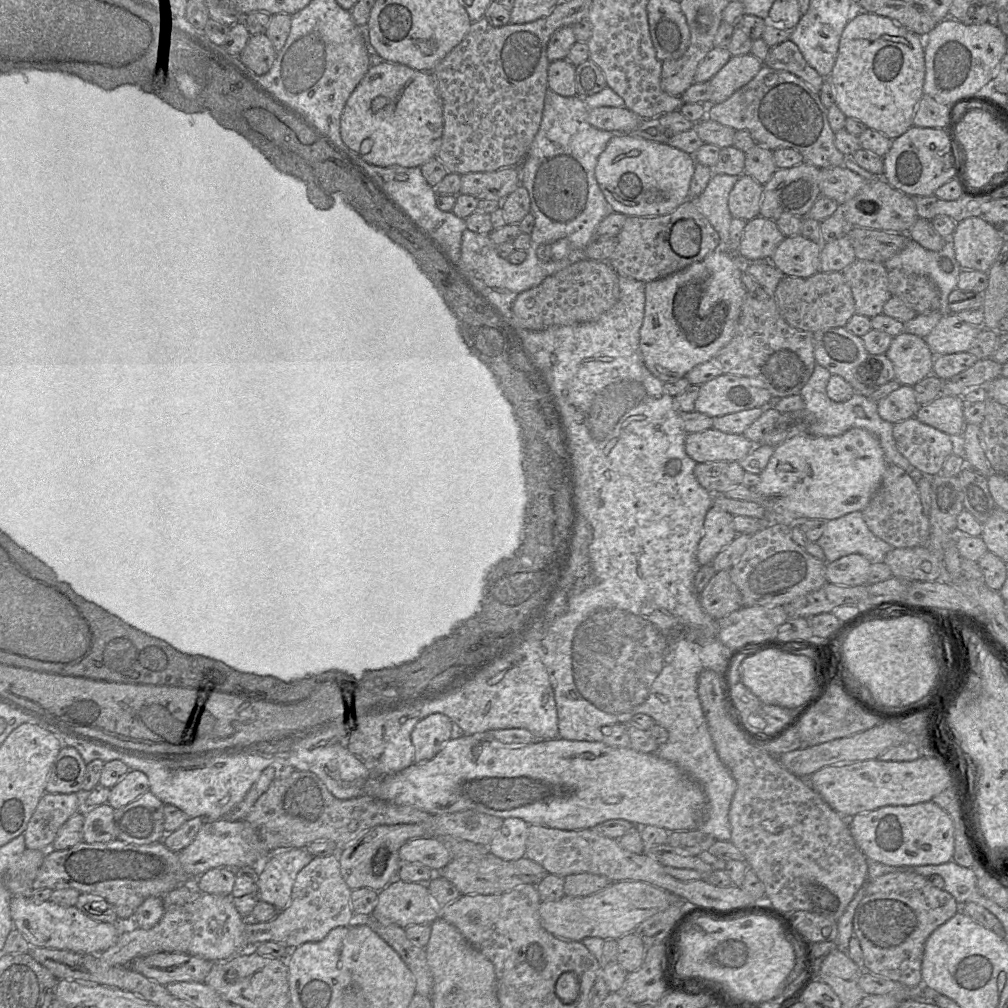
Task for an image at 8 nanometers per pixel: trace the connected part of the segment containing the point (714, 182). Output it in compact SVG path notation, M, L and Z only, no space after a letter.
M713 174L702 194L689 197L717 231L723 247L729 246L728 232L733 218L728 198L739 178L739 175Z

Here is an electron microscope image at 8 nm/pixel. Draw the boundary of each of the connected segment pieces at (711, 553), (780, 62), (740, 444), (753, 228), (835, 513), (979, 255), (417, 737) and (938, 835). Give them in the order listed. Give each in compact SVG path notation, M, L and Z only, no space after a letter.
M713 505L705 516L703 536L697 549L698 564L703 566L711 563L737 535L733 515Z
M791 40L770 47L763 65L790 72L805 81L815 91L820 91L824 81L824 78L806 62L797 45Z
M714 428L688 433L685 439L686 452L696 463L739 462L755 446L742 434L728 434Z
M759 215L747 221L737 254L748 260L770 260L784 238L774 220Z
M851 428L840 436L824 437L824 436L813 436L807 433L798 434L790 439L785 440L783 443L778 444L774 447L774 452L766 466L766 468L759 474L760 482L755 488L750 488L753 491L753 502L762 505L766 509L766 515L764 524L775 525L785 524L791 527L791 537L793 541L805 548L809 545L810 541L798 526L798 520L800 519L824 519L832 520L840 518L846 514L854 511L863 511L870 503L872 497L879 489L883 475L888 467L885 460L884 451L880 445L878 438L871 432L863 428Z
M982 217L966 218L956 224L953 233L955 257L962 270L988 272L1006 239Z
M432 714L420 720L411 733L414 763L423 763L436 756L451 739L453 722L443 714Z
M933 801L883 806L846 819L857 846L867 859L890 866L942 864L953 859L953 820Z

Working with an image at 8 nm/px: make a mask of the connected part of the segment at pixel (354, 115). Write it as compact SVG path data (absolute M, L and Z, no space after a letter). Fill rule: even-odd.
M383 60L375 61L363 79L359 82L357 87L354 89L352 94L349 96L345 107L342 111L340 120L340 134L343 142L354 152L356 152L364 161L369 164L388 167L392 165L399 165L402 167L421 167L423 164L431 160L432 158L437 158L437 153L440 149L440 144L442 140L444 129L444 119L443 119L443 106L442 100L437 93L435 82L430 72L422 72L412 69L408 66L392 63Z

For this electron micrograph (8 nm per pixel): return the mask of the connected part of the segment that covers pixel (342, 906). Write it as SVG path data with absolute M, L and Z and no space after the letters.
M338 853L327 857L314 857L297 874L290 903L285 909L279 911L269 922L246 922L245 943L252 948L262 942L274 941L292 950L307 942L321 941L332 929L348 926L355 921L351 892L341 875Z

